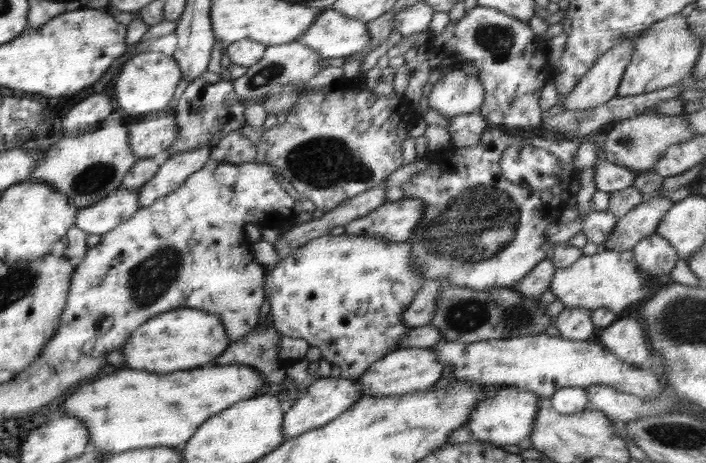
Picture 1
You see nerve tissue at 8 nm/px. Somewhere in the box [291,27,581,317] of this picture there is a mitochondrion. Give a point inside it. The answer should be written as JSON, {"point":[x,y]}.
{"point":[475,225]}

